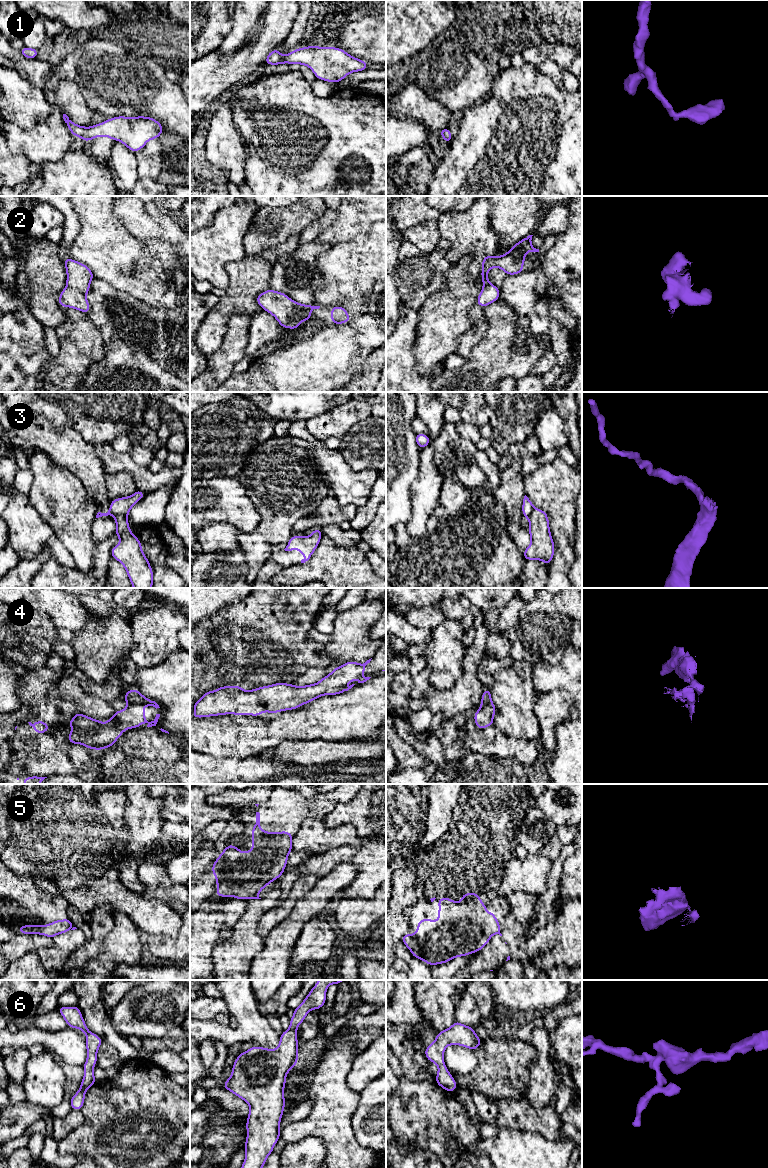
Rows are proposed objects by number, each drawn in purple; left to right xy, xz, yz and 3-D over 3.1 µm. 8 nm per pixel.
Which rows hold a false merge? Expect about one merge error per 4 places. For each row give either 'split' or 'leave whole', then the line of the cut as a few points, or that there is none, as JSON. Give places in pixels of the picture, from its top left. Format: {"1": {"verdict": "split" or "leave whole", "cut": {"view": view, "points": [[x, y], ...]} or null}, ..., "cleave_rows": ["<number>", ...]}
{"1": {"verdict": "leave whole", "cut": null}, "2": {"verdict": "leave whole", "cut": null}, "3": {"verdict": "split", "cut": {"view": "xy", "points": [[114, 515], [124, 515], [126, 517]]}}, "4": {"verdict": "leave whole", "cut": null}, "5": {"verdict": "split", "cut": {"view": "xz", "points": [[258, 895], [251, 898]]}}, "6": {"verdict": "leave whole", "cut": null}, "cleave_rows": ["3", "5"]}

